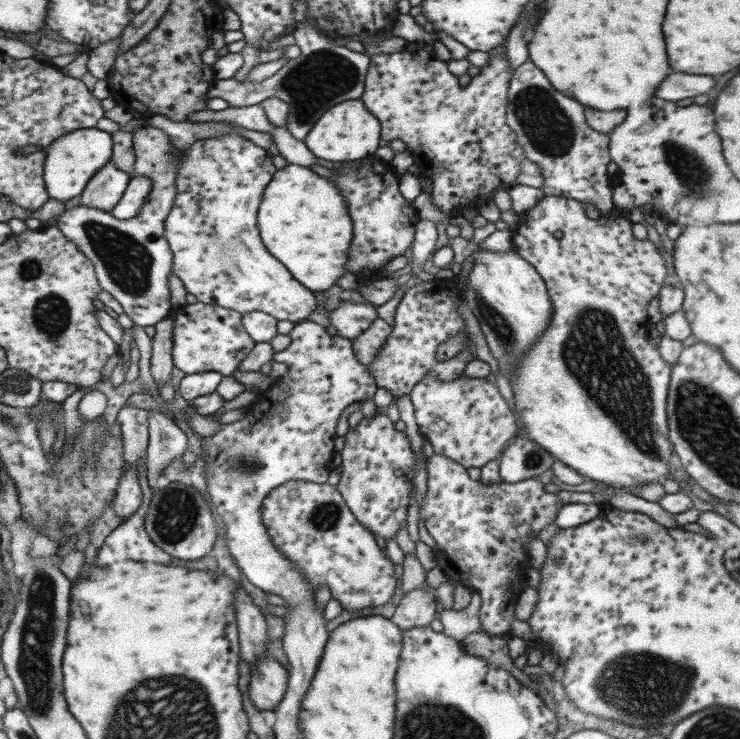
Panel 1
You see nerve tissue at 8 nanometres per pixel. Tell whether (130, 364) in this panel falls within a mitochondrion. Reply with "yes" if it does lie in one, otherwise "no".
no

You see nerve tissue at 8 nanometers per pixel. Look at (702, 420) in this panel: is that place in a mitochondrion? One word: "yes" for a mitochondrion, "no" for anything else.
yes

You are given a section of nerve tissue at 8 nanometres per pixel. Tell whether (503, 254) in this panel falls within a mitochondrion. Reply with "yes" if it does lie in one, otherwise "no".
no

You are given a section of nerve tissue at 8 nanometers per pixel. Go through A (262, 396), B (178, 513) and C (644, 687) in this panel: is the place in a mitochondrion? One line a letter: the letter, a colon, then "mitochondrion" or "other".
A: other
B: mitochondrion
C: mitochondrion

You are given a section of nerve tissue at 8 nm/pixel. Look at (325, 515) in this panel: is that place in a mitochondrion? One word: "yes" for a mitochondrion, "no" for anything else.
yes

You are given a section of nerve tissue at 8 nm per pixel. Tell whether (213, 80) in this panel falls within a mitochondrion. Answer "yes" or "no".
no

